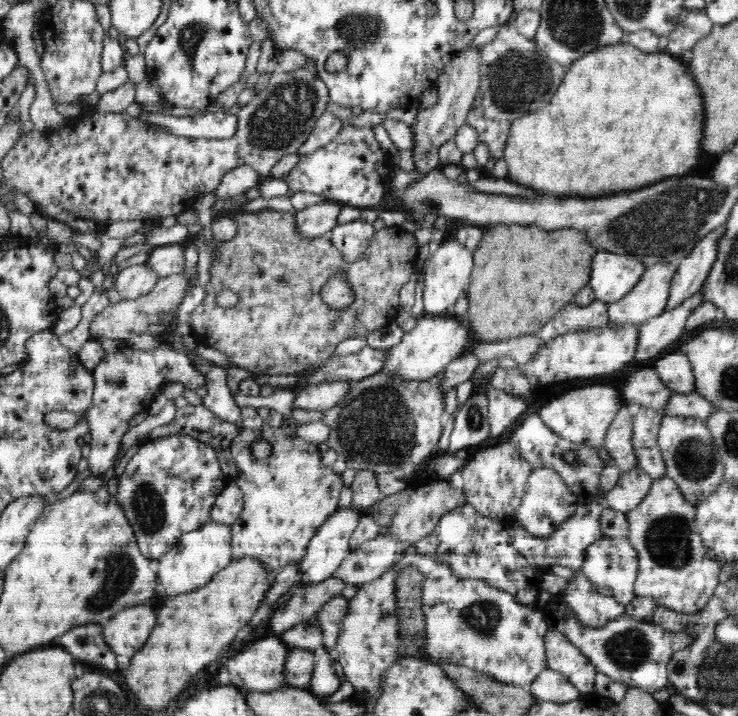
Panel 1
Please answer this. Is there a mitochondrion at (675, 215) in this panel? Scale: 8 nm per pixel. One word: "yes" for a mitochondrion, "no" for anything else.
yes

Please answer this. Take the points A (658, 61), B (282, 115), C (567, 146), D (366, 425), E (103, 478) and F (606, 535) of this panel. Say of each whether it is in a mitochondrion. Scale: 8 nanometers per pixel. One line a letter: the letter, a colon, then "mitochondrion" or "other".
A: other
B: mitochondrion
C: other
D: mitochondrion
E: other
F: other

